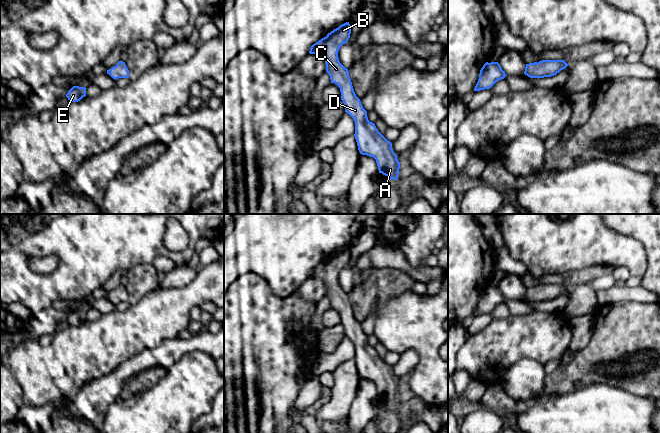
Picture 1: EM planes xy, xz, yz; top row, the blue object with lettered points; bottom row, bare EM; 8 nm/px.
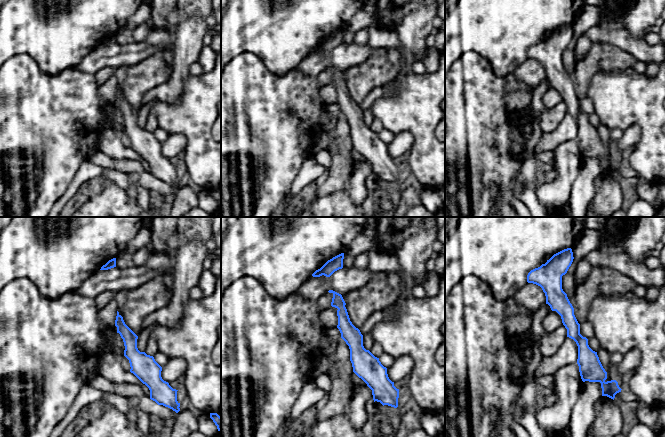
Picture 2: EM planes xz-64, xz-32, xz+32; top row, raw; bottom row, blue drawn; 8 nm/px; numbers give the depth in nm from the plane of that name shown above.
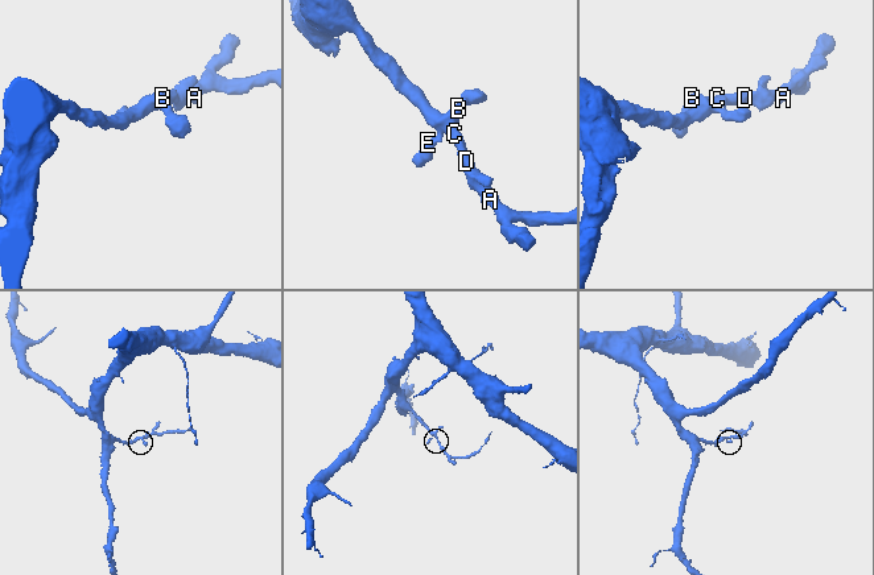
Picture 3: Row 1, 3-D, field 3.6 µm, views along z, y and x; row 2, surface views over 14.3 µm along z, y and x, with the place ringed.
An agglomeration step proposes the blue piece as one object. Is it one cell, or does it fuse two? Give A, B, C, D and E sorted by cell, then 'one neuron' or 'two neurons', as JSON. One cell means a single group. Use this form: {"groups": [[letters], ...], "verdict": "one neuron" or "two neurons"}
{"groups": [["A", "B", "C", "D", "E"]], "verdict": "one neuron"}

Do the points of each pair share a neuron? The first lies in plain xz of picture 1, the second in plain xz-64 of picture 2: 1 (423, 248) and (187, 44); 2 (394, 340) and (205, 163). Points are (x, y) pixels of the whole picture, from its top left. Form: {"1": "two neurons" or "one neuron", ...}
{"1": "one neuron", "2": "one neuron"}

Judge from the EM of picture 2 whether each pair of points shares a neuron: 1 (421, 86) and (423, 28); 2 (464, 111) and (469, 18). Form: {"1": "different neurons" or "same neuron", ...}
{"1": "different neurons", "2": "different neurons"}

